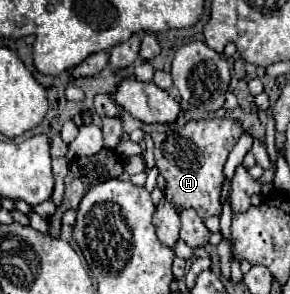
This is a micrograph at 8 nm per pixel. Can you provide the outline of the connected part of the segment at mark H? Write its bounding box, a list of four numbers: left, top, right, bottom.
[152,119,242,219]

